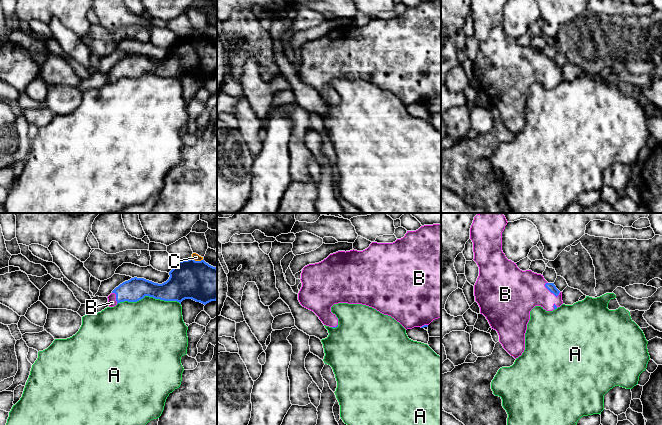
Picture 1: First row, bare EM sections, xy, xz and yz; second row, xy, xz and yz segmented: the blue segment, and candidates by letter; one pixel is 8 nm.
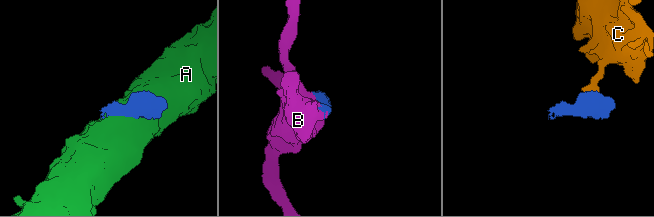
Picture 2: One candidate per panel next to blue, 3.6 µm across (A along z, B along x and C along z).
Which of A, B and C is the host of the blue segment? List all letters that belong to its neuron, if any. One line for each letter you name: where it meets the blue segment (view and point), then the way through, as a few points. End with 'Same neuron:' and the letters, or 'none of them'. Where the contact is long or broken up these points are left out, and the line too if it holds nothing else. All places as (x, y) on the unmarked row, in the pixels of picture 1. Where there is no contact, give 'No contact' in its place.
B: Touches blue at yz (549, 66)
Same neuron: B

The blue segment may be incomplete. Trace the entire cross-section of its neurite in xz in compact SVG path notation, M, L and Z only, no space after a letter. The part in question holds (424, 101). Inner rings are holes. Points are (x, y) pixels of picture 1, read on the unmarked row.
M441 0L424 1L416 7L407 7L405 12L401 15L397 15L393 19L377 19L372 18L370 22L363 26L350 26L350 27L338 27L330 30L326 35L319 39L309 40L305 42L301 49L302 63L298 69L298 76L300 80L313 87L322 99L326 102L336 104L338 103L338 94L331 88L331 83L338 79L348 80L362 80L372 83L384 91L391 92L397 98L399 98L406 106L414 103L428 103L428 101L435 95L441 94Z

